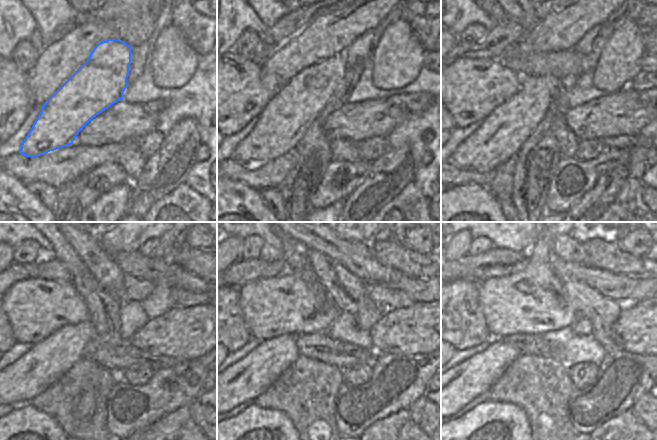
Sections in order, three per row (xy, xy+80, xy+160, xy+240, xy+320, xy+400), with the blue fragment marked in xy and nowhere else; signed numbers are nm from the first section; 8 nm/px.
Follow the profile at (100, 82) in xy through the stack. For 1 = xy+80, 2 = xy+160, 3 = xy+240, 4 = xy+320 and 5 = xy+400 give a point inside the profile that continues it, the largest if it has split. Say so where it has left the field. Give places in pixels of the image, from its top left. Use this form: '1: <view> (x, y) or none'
1: xy+80 (286, 118)
2: xy+160 (502, 133)
3: xy+240 (42, 366)
4: xy+320 (245, 380)
5: xy+400 (461, 384)

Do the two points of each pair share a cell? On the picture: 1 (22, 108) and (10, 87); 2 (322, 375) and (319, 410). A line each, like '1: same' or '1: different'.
1: same
2: same

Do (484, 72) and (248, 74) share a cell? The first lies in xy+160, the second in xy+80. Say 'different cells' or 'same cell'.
same cell

